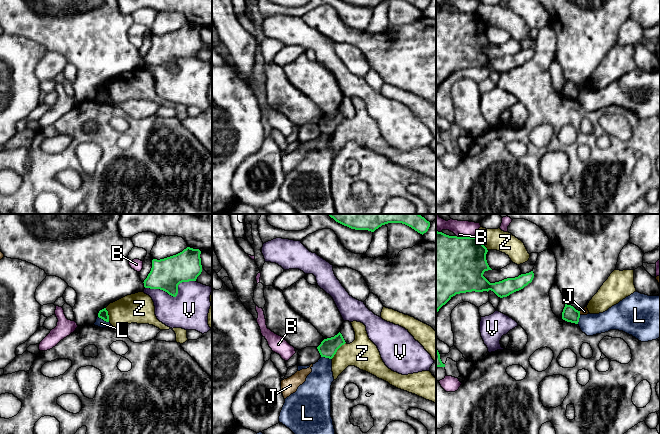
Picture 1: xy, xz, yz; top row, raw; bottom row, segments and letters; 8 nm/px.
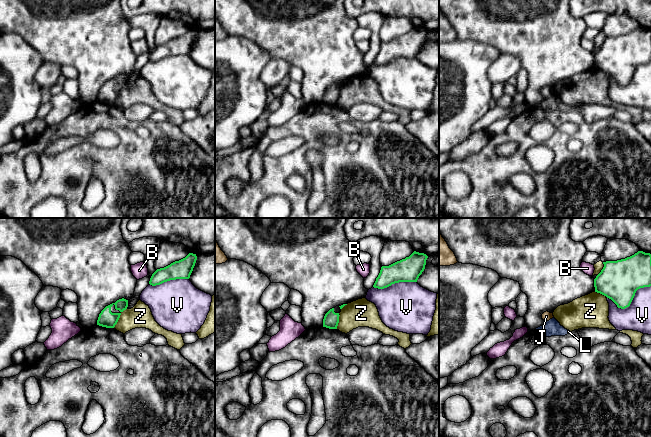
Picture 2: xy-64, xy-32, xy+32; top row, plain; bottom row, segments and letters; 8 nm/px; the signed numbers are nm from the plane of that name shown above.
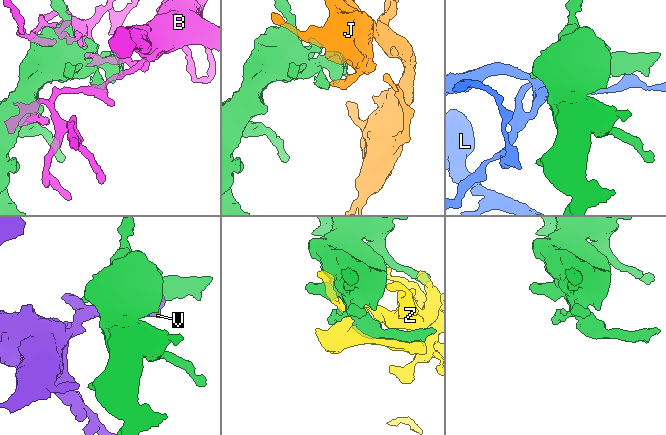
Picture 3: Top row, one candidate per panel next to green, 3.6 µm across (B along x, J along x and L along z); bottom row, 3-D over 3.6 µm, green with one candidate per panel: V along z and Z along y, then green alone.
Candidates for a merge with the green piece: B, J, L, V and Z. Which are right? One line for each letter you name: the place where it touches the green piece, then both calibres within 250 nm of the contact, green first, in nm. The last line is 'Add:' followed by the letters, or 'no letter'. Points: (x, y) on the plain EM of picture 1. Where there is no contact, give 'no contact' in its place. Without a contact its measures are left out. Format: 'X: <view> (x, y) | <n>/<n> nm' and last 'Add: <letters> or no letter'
Add: no letter

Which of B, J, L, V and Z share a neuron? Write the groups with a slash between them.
B / J / L / V / Z

